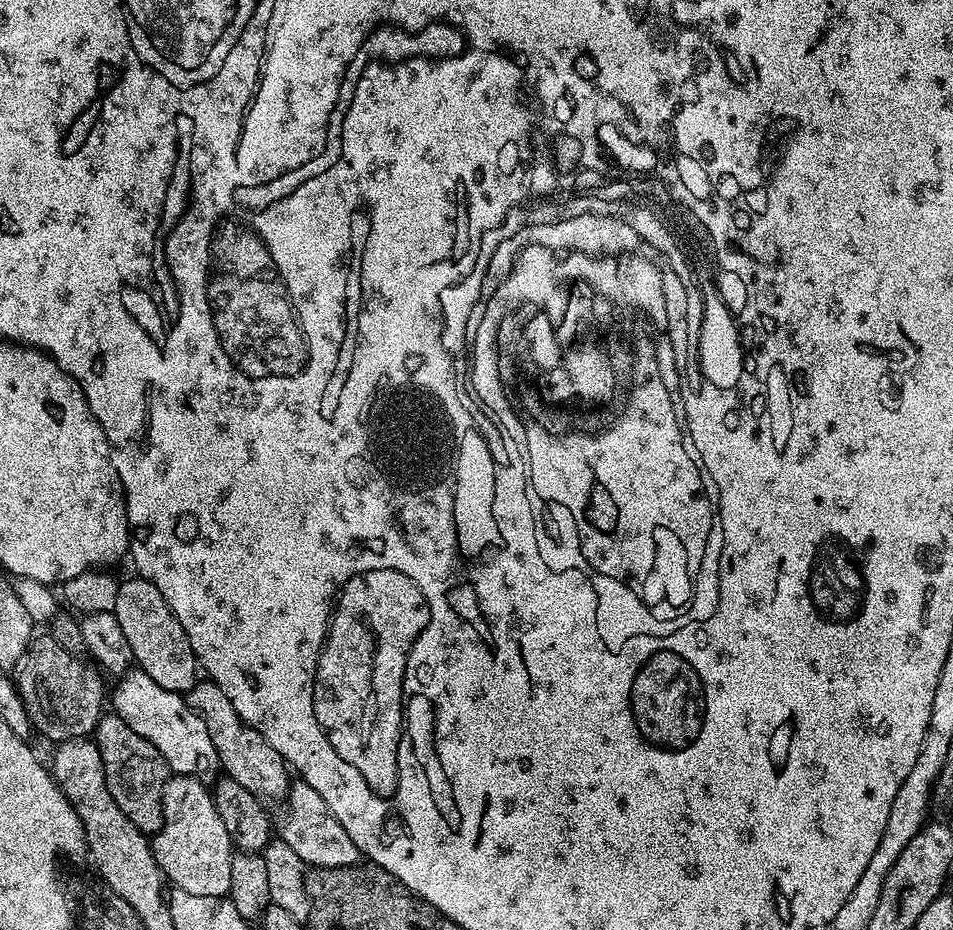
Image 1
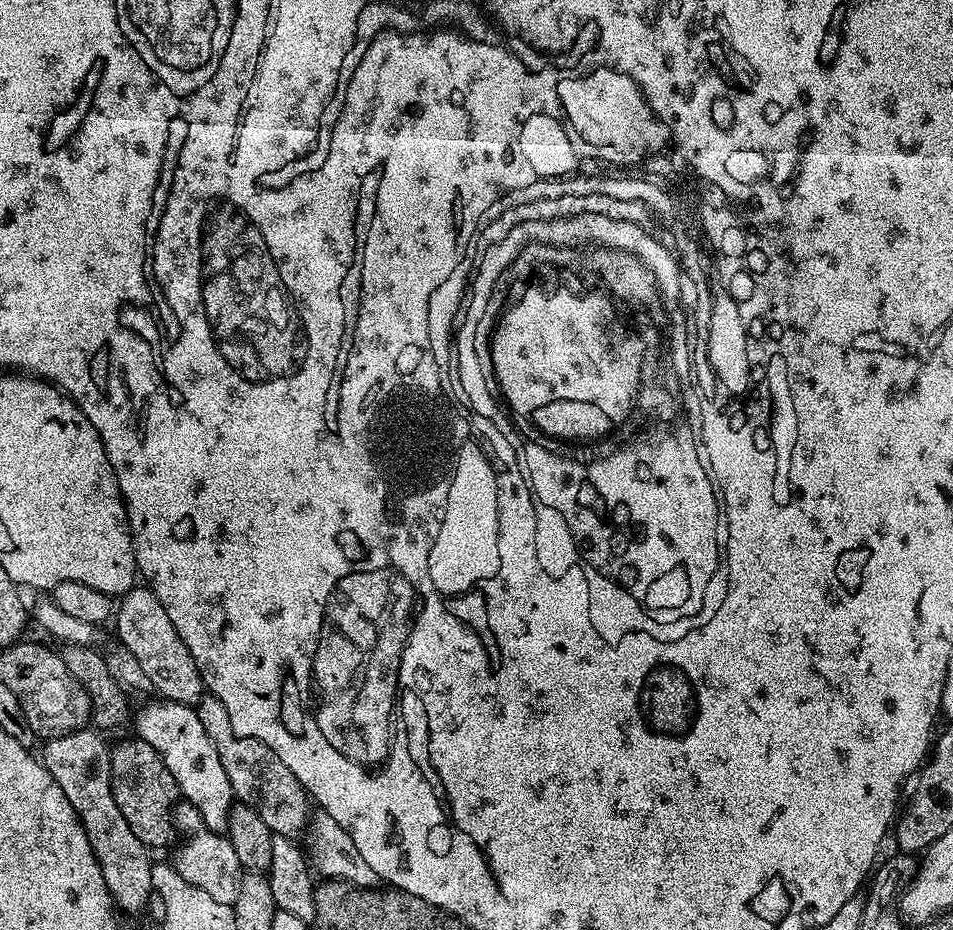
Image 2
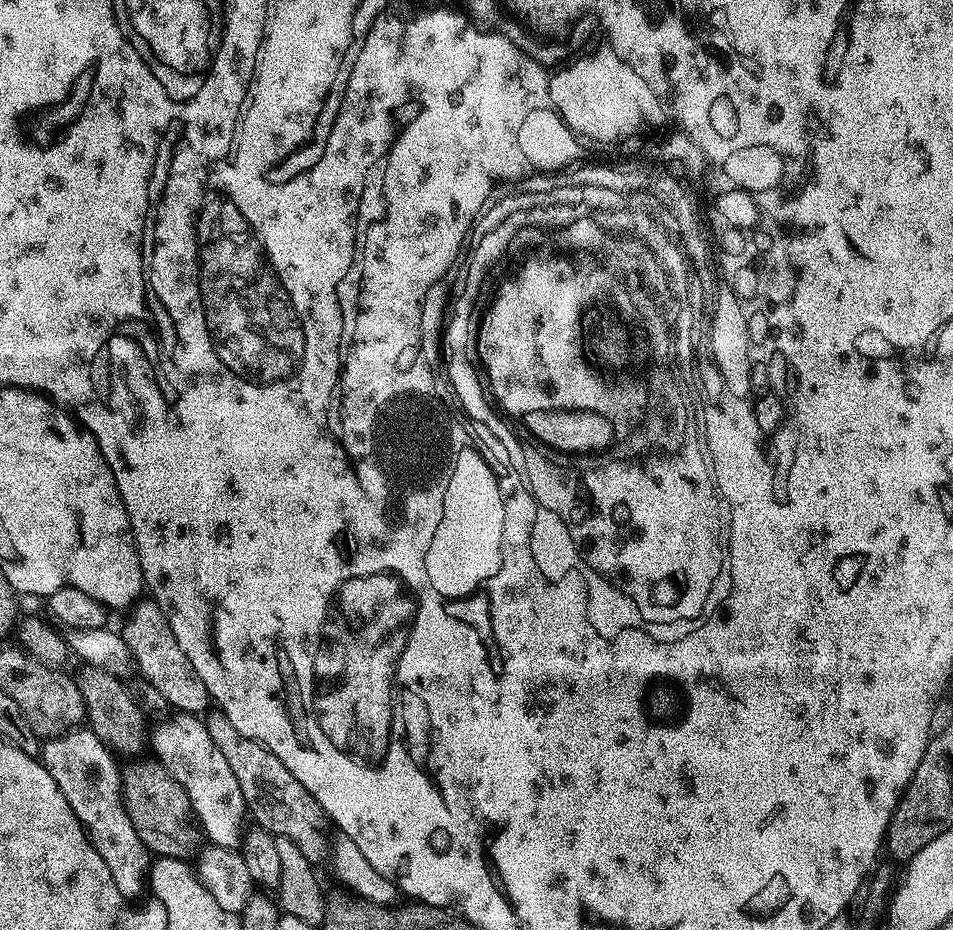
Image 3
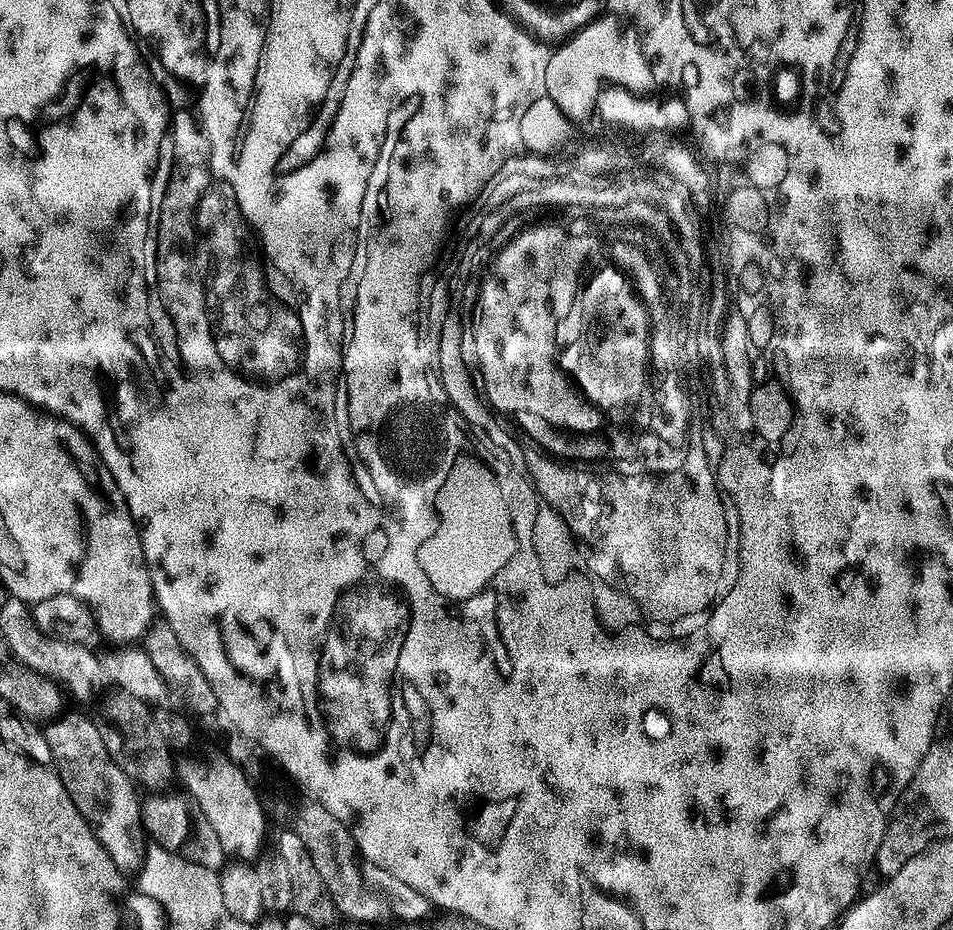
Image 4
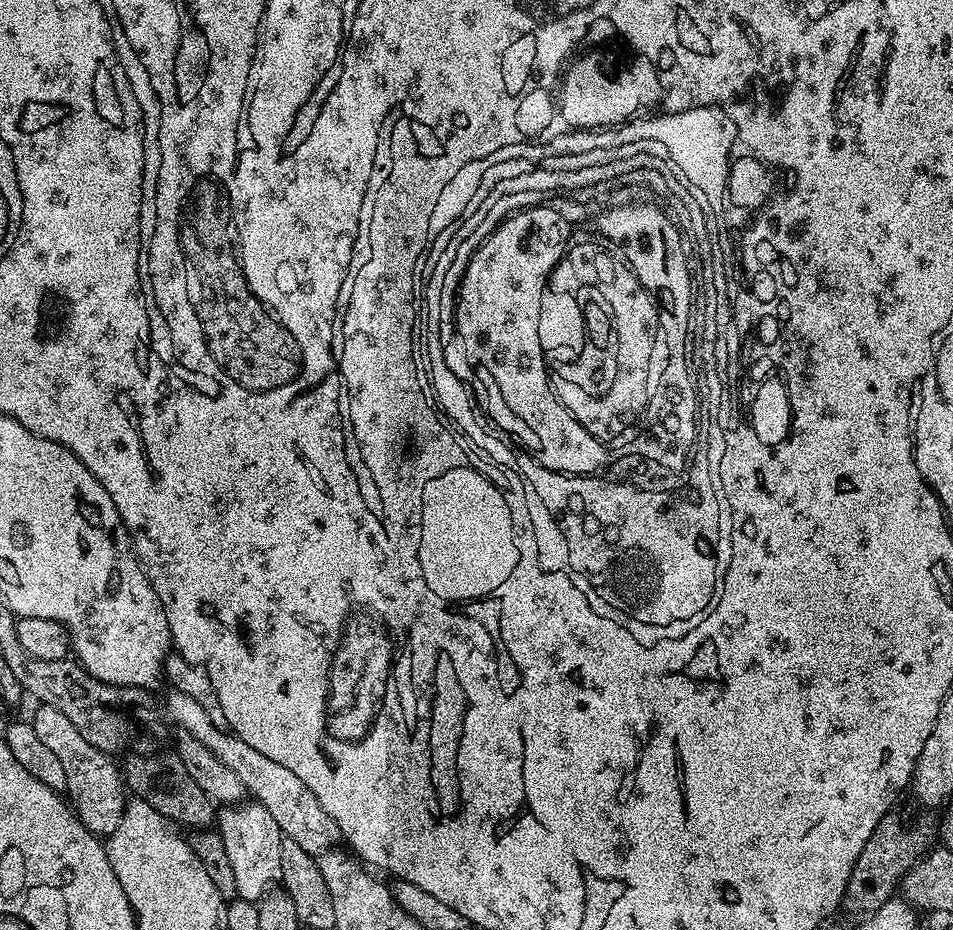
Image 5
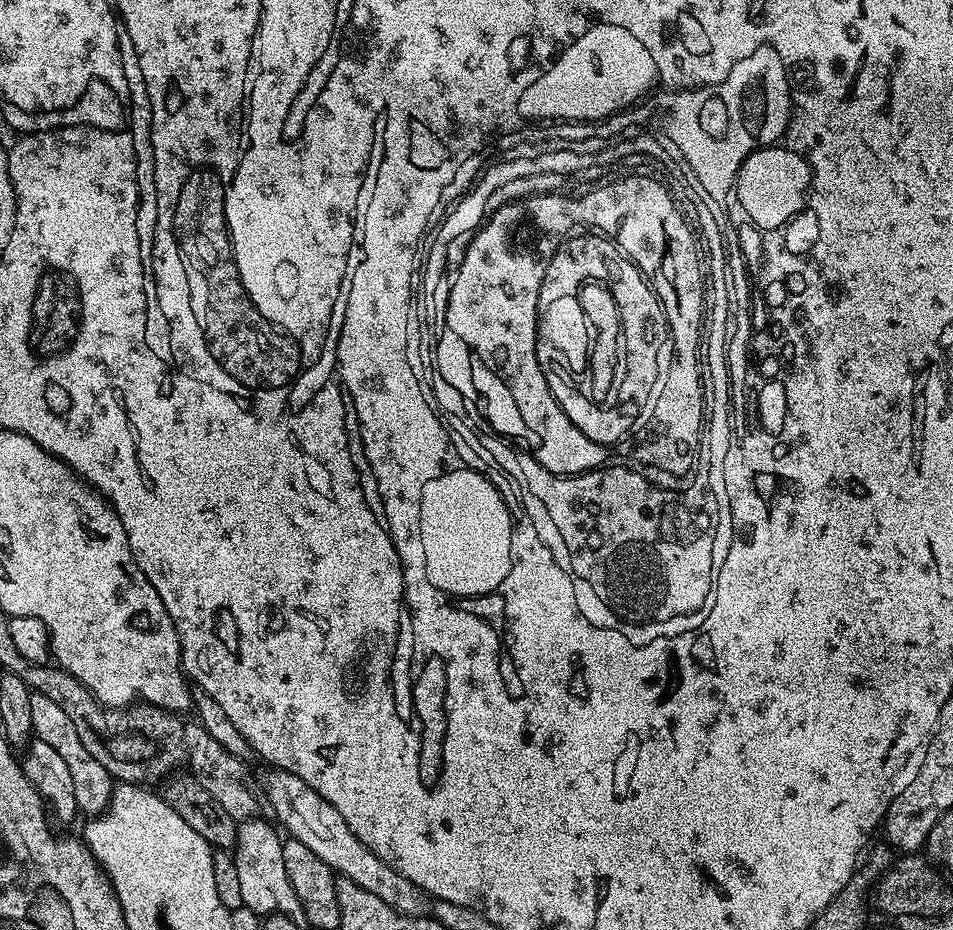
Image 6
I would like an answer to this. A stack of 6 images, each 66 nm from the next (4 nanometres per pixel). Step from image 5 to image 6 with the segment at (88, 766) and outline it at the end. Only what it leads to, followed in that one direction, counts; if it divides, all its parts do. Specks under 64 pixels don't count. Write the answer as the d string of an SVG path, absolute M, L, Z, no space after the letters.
M32 692L30 709L33 715L32 730L35 739L54 746L54 750L58 750L58 754L65 760L66 767L70 770L72 781L74 781L74 798L78 798L80 812L84 814L86 812L92 812L88 814L103 812L110 802L114 787L114 781L106 770L106 766L102 766L102 762L98 762L98 758L93 758L90 750L86 750L86 746L82 746L82 738L78 738L78 733L74 731L74 722L70 722L66 710L62 710L62 706L58 706L58 702L54 702L42 692Z

